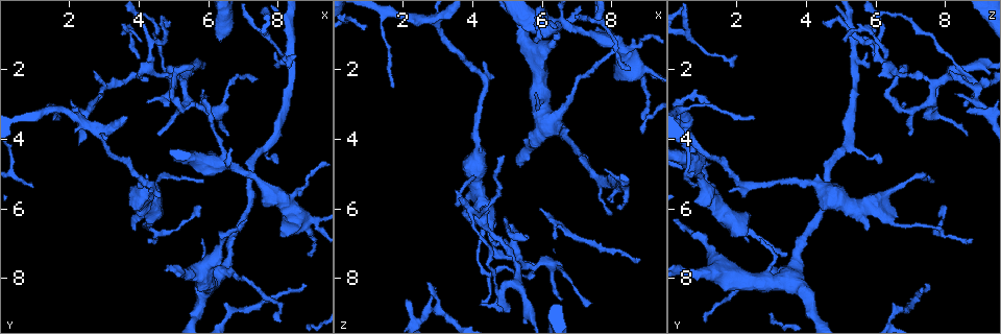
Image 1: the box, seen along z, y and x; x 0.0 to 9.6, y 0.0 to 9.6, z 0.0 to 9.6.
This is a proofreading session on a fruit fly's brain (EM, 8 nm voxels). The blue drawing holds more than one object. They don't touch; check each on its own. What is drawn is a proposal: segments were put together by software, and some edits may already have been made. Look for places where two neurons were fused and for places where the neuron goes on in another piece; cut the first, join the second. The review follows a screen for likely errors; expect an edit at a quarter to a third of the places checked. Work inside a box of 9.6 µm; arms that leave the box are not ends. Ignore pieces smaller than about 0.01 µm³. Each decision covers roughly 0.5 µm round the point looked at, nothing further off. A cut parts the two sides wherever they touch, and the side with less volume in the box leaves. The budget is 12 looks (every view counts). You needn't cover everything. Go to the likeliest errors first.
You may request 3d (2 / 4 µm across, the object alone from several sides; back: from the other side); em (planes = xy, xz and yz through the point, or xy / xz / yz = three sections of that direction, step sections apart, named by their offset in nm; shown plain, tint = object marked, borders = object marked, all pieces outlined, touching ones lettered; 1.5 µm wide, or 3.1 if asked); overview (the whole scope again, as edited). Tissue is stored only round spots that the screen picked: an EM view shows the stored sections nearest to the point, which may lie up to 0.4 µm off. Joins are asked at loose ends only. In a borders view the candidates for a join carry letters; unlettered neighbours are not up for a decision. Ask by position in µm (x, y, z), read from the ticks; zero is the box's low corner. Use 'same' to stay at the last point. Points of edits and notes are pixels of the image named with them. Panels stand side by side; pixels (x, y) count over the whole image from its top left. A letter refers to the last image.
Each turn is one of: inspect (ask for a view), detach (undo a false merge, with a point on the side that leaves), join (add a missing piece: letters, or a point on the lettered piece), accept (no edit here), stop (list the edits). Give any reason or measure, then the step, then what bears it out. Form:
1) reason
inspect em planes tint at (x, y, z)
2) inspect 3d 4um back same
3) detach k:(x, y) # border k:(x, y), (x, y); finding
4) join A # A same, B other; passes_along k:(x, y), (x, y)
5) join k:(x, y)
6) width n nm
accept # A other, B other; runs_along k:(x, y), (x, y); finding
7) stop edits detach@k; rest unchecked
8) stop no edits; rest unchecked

inspect 3d 4um at (6.35, 4.60, 0.75)

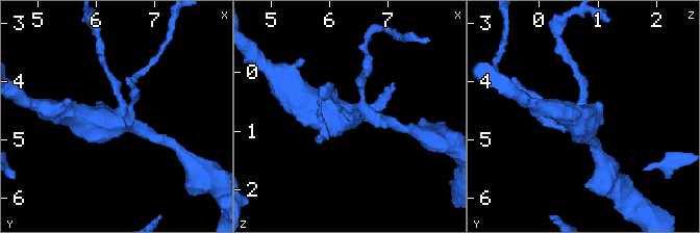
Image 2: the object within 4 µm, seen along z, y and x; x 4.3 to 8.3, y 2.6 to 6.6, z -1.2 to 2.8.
inspect em yz step 4 tint at (6.45, 4.60, 0.75)

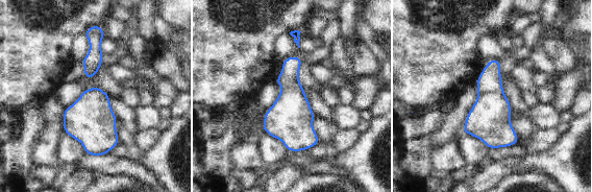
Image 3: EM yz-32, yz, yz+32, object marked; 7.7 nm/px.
another direction
inspect em planes borders same

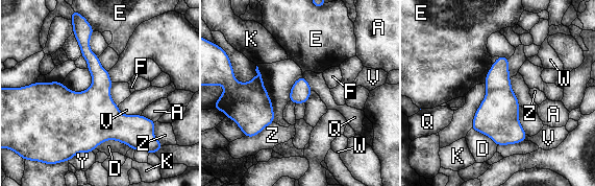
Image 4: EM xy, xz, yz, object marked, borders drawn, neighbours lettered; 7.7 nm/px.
width 160 nm
accept # A other, D other, E other, F other, K other, Q other, V other, W other, Y other, Z other; border 4:(112, 83), (110, 97), (118, 106); continuous, no second neuron

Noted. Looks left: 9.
thin end
inspect em planes borders at (7.90, 1.55, 5.75)

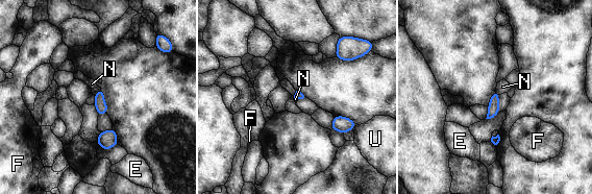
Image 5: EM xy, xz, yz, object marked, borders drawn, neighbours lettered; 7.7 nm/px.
accept # E other, F other, N other, U other; border 5:(100, 88), (94, 95); no lettered piece goes on from it

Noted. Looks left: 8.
tapers out
inspect em yz step 4 borders at (8.75, 8.20, 7.40)

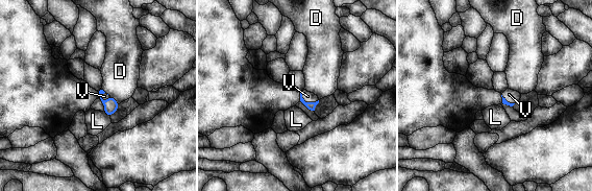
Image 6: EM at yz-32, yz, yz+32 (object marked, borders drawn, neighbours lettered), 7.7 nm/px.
join V # D other, L other, V same; passes_along 6:(311, 105), (306, 102), (307, 96); it goes on there

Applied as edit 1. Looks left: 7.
inspect em yz step 8 borders at (2.90, 3.90, 0.65)

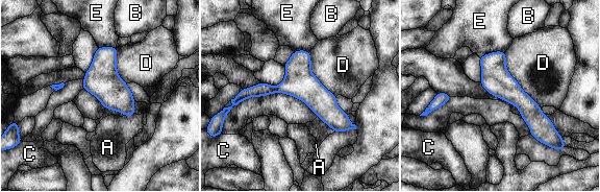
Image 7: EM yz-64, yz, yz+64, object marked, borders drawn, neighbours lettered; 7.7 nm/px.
width 180 nm
accept # A other, B other, C other, D other, E other; runs_along 7:(481, 60), (554, 139); all the same neuron

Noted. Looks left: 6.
free end
inspect em planes borders at (5.90, 5.25, 7.65)

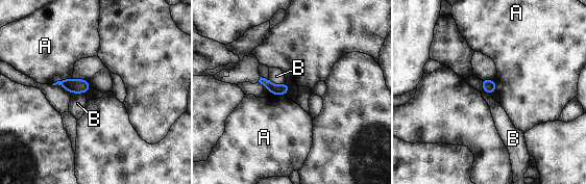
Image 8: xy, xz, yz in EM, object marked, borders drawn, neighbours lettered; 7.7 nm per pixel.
accept # A other, B other; border 8:(481, 80), (481, 87), (490, 94); none of them fits

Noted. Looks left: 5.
stop edits join@6; rest unchecked

